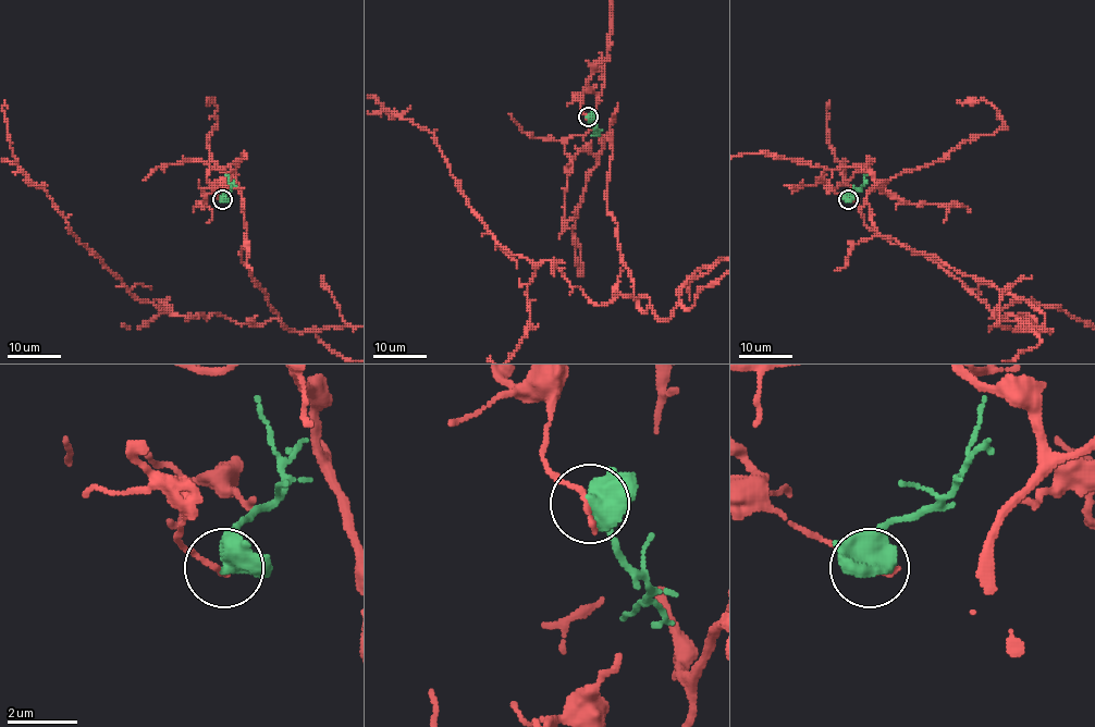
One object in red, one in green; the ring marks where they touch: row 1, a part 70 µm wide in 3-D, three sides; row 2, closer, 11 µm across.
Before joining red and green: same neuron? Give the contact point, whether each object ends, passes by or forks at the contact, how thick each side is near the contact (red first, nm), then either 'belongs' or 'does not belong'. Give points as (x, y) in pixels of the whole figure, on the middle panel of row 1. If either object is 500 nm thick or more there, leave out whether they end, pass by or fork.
place (588, 116); red ends; green forks; calibres 180 and 460 nm; does not belong

